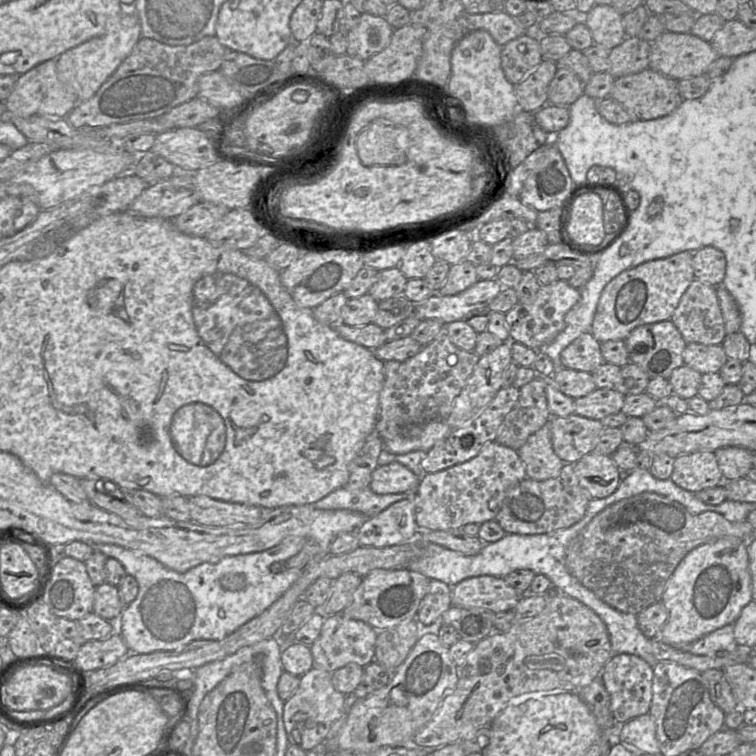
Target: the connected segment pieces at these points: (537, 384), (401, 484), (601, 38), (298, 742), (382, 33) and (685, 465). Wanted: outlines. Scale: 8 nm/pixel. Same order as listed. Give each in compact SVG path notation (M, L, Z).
M537 376L520 388L517 407L503 430L500 443L521 449L550 419L546 397L547 378Z
M398 462L378 466L372 473L370 489L376 494L395 494L415 491L419 478Z
M595 4L580 21L590 29L595 44L612 49L626 38L623 15L613 5Z
M313 667L300 676L299 687L293 696L284 702L284 726L289 745L305 751L312 750L322 742L331 725L345 714L345 695L338 692L331 680L331 673Z
M363 13L360 22L348 32L346 54L368 60L388 46L393 31L384 16Z
M701 451L675 458L670 479L679 487L696 493L724 483L714 452Z

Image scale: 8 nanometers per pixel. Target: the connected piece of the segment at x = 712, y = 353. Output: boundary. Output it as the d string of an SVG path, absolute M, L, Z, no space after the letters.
M689 343L683 351L684 365L701 374L717 373L728 360L722 344Z

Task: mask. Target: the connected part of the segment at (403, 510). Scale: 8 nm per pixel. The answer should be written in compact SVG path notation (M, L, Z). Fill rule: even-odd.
M403 499L370 517L357 530L361 547L385 547L413 541L419 536L412 500Z

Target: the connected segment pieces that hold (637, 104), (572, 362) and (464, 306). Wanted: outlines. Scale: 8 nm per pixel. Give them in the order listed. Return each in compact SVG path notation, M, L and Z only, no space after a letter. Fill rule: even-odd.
M647 68L637 73L616 78L609 97L622 104L635 119L651 120L673 112L683 101L678 81L656 70Z
M591 332L582 333L562 350L562 368L593 373L605 362L601 344Z
M495 278L478 280L454 295L432 294L415 305L413 314L420 320L437 319L448 324L464 318L472 310L488 307L501 290L502 286Z

